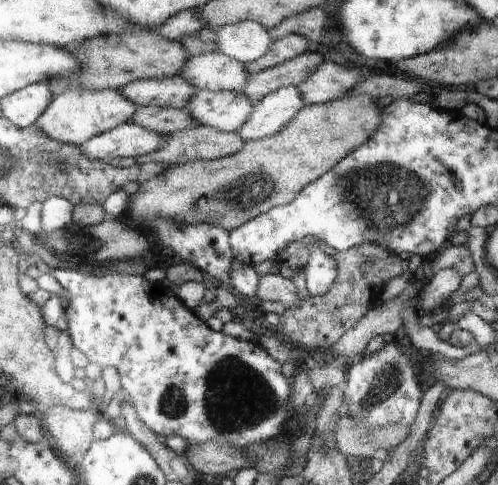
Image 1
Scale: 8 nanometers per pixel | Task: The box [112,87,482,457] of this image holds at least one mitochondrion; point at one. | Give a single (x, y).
(387, 198)

